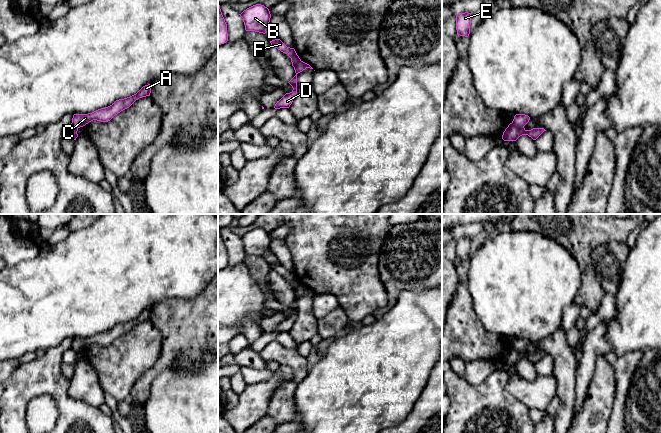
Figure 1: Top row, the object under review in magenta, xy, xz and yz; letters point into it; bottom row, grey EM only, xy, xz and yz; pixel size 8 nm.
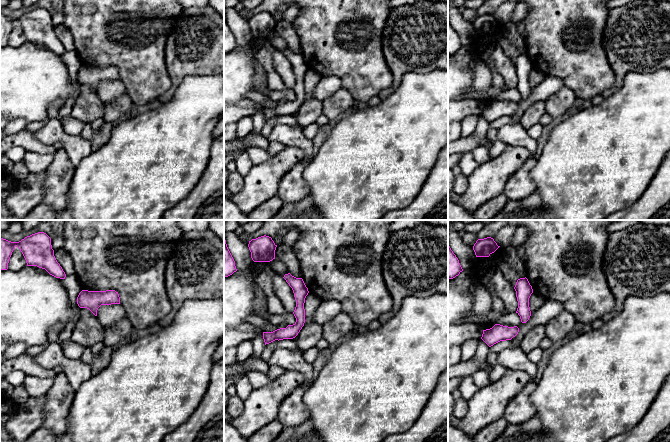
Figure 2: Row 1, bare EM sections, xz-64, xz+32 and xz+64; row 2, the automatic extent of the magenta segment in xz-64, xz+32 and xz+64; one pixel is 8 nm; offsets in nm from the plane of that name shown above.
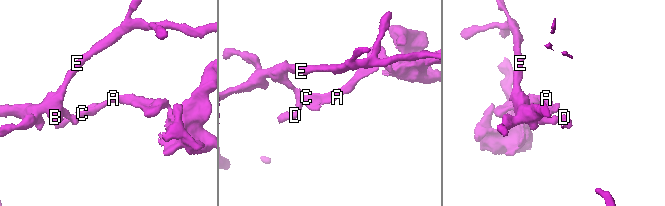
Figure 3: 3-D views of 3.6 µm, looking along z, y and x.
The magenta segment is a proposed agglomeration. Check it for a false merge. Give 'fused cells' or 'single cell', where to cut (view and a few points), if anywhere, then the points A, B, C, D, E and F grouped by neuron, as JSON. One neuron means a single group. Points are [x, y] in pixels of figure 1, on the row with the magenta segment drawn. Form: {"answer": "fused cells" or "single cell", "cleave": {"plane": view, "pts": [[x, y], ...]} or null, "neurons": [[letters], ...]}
{"answer": "fused cells", "cleave": {"plane": "xz", "pts": [[301, 61], [296, 66], [296, 73]]}, "neurons": [["A", "C"], ["B", "D", "E", "F"]]}

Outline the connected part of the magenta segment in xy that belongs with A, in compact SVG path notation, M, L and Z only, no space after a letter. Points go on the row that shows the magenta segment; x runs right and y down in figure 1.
M150 84L145 85L136 94L124 99L116 100L112 105L108 107L98 109L88 114L74 114L71 124L73 124L76 128L80 128L93 120L108 122L115 115L129 108L139 98L150 96L150 93L151 93Z

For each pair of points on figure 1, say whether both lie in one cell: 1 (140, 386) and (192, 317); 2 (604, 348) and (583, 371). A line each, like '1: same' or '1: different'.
1: same
2: same

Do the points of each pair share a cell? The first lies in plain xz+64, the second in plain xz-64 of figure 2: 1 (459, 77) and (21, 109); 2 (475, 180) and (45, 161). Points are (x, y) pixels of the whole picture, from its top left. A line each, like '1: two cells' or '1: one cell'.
1: one cell
2: two cells

